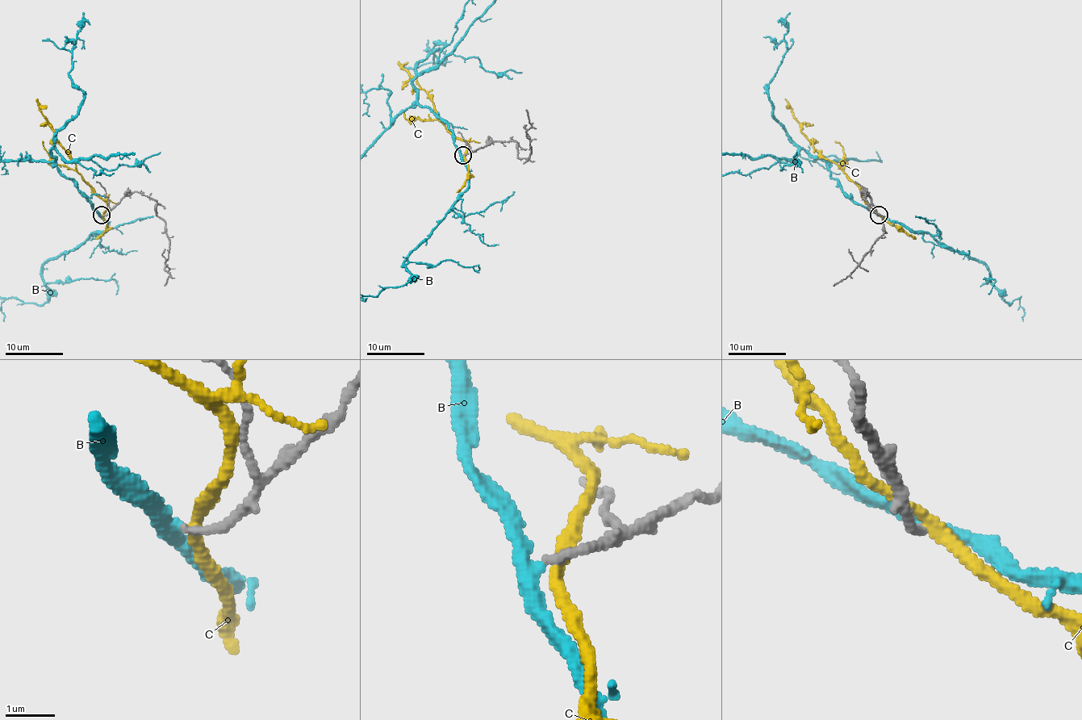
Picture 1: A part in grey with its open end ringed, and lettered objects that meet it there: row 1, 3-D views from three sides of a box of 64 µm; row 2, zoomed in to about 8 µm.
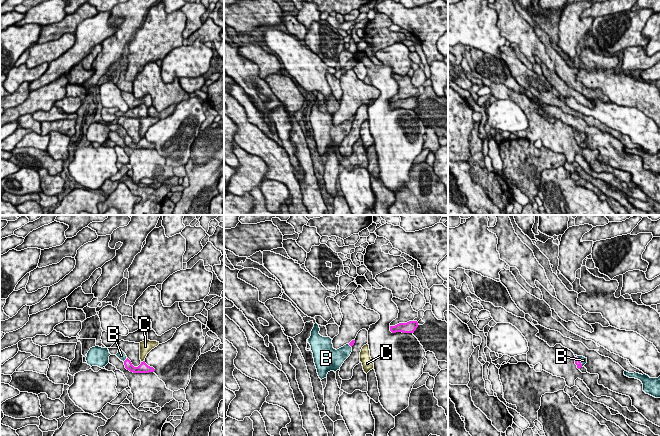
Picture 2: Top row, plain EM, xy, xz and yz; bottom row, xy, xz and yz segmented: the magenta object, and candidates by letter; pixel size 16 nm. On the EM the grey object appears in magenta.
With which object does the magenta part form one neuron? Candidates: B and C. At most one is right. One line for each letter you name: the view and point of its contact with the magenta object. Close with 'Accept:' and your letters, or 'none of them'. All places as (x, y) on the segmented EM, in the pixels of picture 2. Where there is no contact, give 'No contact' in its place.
B: Touches magenta at xy (126, 359)
Accept: B

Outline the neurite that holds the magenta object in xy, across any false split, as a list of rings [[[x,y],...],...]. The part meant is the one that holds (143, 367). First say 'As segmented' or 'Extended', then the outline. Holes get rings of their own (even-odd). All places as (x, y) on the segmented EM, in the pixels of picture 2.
Extended. [[[118,351],[116,356],[124,362],[125,368],[133,373],[149,373],[154,372],[155,369],[153,367],[148,366],[145,361],[141,362],[138,367],[134,367],[131,361],[127,358],[126,354],[123,351]]]

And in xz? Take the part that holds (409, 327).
As segmented. [[[409,321],[407,323],[399,323],[395,326],[390,326],[390,331],[392,333],[402,332],[402,333],[414,333],[418,327],[417,321]]]

